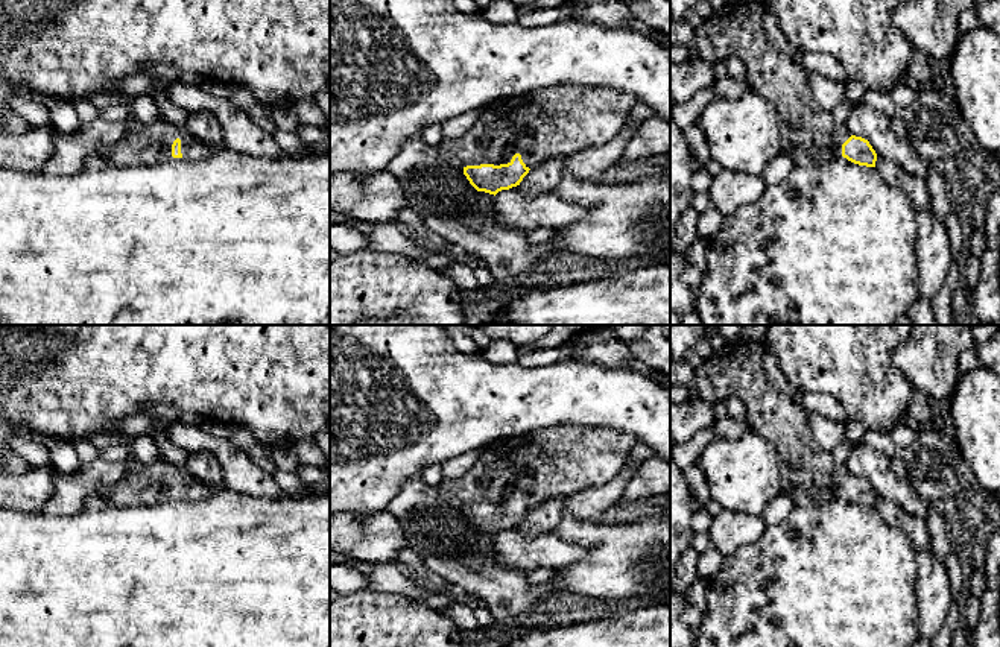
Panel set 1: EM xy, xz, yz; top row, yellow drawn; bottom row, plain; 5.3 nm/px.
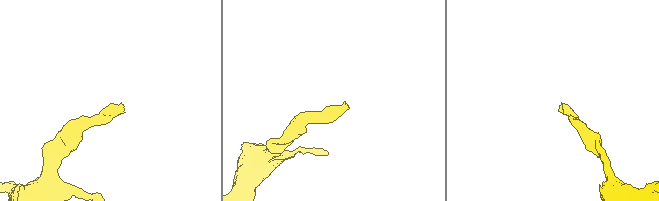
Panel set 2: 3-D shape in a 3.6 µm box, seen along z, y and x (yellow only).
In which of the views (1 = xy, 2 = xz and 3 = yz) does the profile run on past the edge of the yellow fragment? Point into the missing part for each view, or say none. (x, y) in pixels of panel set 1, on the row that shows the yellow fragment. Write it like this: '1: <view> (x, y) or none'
1: xy (149, 143)
2: xz (553, 122)
3: yz (810, 135)

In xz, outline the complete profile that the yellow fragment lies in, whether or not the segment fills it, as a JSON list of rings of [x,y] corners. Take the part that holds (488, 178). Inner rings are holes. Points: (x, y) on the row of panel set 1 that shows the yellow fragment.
[[[550,87],[485,106],[470,131],[454,140],[442,140],[438,152],[447,163],[462,167],[477,191],[495,196],[520,185],[529,170],[546,159],[609,143],[626,126],[637,103],[632,94],[605,88]]]

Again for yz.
[[[729,0],[725,6],[713,12],[696,29],[688,43],[693,61],[726,61],[729,56],[739,58],[746,67],[746,84],[755,93],[769,100],[780,117],[780,132],[783,135],[783,152],[798,167],[816,167],[836,158],[875,167],[877,153],[868,140],[853,135],[845,125],[834,122],[831,111],[822,108],[813,97],[807,73],[798,59],[781,53],[767,38],[764,30],[766,0]]]

